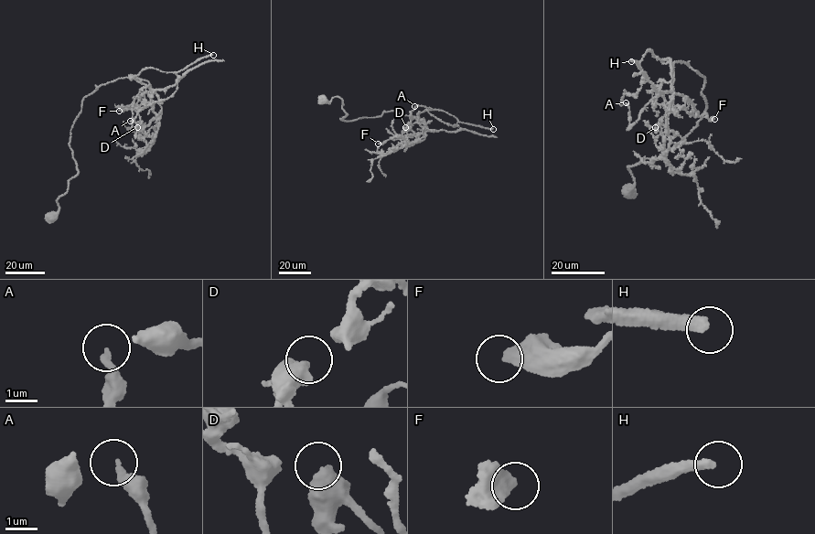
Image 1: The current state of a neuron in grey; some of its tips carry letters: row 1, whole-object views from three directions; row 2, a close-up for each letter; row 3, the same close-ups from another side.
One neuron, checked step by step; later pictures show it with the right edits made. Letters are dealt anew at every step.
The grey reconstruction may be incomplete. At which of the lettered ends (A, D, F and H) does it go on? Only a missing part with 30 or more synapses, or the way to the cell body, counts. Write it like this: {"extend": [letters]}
{"extend": ["H"]}

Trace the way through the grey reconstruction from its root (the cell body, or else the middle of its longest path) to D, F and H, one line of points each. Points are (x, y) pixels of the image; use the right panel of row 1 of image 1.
D: (630, 195), (627, 167), (705, 111), (704, 78), (685, 62), (672, 64), (675, 111), (655, 127)
F: (630, 195), (627, 167), (656, 159), (705, 111), (704, 78), (674, 62), (671, 90), (697, 113), (714, 119)
H: (630, 195), (627, 167), (670, 149), (706, 106), (704, 78), (685, 62), (648, 50), (640, 69), (631, 61)

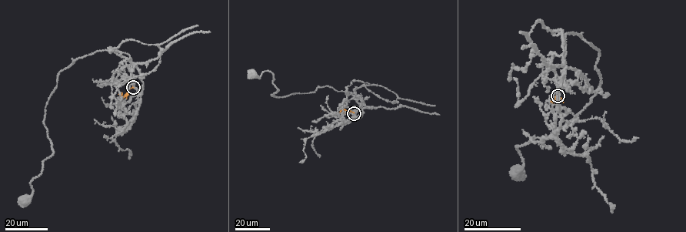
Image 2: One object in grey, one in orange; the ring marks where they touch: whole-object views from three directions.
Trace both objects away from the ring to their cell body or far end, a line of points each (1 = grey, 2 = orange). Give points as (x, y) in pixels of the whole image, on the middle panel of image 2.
1: (353, 113), (360, 106), (351, 92), (325, 85), (276, 97), (271, 95), (278, 89), (272, 73), (251, 75)
2: (353, 113), (344, 109), (339, 112)

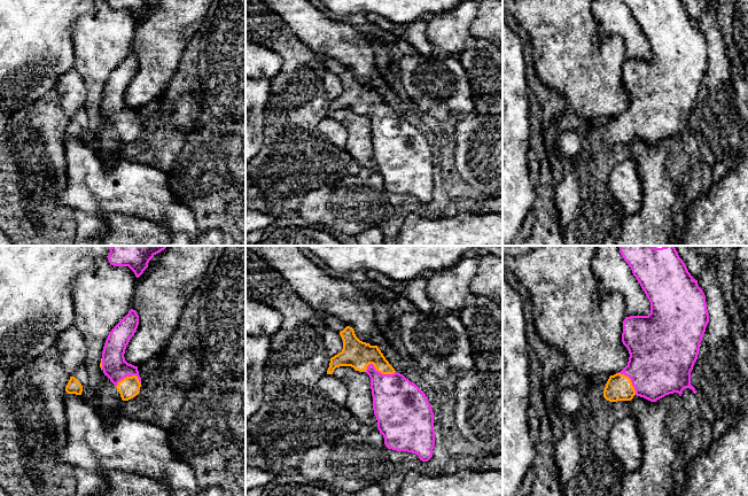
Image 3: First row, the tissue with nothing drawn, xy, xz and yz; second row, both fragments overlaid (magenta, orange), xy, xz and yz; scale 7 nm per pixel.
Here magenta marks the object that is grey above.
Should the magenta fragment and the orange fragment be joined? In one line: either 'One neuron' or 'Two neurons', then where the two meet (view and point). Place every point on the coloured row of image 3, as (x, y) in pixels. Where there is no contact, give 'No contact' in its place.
One neuron. Touches magenta at xz (378, 371)

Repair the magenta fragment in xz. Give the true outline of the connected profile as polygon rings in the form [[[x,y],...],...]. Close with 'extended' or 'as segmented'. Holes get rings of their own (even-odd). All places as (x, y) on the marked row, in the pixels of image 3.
[[[346,326],[340,332],[343,340],[341,352],[330,358],[327,374],[333,374],[340,366],[351,366],[356,371],[366,372],[371,378],[373,410],[377,420],[377,429],[384,437],[388,449],[407,451],[428,462],[433,457],[435,445],[434,412],[426,394],[406,379],[385,359],[377,346],[360,341],[352,327]]]; extended

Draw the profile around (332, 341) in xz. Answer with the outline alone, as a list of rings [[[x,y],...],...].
[[[326,327],[322,335],[322,346],[327,350],[328,356],[332,358],[343,349],[343,340],[338,332]]]

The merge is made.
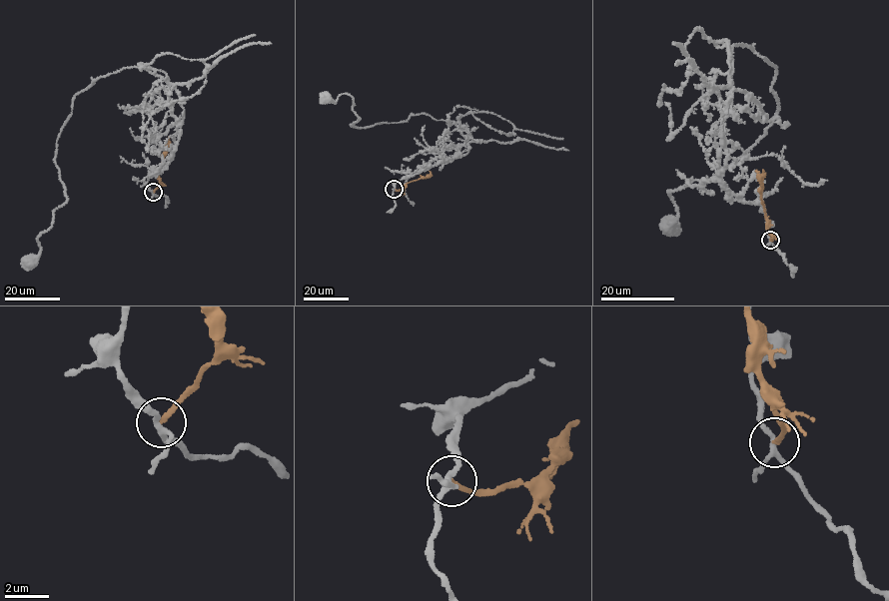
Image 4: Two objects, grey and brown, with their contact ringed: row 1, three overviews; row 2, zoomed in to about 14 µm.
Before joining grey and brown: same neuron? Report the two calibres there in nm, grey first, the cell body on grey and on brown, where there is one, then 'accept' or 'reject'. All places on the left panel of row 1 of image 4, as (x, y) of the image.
200/220 nm | grey (30, 264) | brown none | reject

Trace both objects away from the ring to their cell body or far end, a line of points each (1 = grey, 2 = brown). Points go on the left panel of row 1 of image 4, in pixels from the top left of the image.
1: (153, 193), (177, 118), (169, 84), (125, 67), (73, 100), (54, 159), (67, 199), (31, 265)
2: (153, 193), (159, 184), (158, 170), (169, 135)

